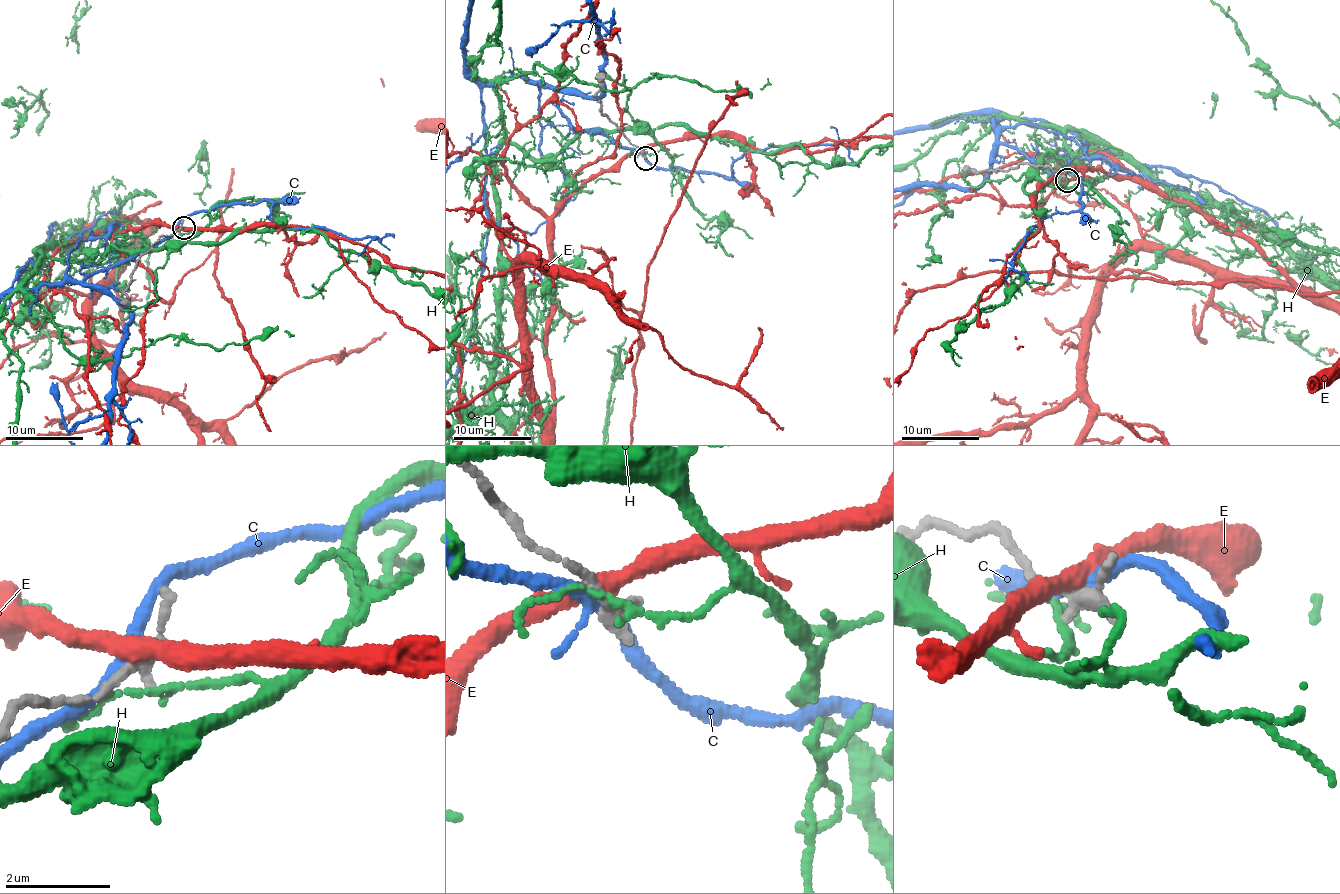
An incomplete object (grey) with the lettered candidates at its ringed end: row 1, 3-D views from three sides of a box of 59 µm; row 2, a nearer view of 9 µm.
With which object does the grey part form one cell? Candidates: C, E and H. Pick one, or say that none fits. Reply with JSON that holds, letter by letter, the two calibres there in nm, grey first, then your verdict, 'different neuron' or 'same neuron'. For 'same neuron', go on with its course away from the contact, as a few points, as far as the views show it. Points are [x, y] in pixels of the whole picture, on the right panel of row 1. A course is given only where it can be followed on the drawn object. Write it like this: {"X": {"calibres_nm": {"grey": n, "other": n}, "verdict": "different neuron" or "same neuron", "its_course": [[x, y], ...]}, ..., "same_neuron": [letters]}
{"C": {"calibres_nm": {"grey": 280, "other": 200}, "verdict": "different neuron"}, "E": {"calibres_nm": {"grey": 280, "other": 360}, "verdict": "different neuron"}, "H": {"calibres_nm": {"grey": 260, "other": 120}, "verdict": "different neuron"}, "same_neuron": []}

